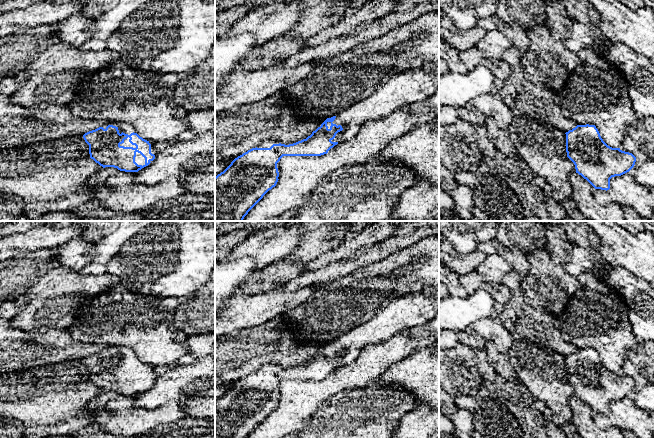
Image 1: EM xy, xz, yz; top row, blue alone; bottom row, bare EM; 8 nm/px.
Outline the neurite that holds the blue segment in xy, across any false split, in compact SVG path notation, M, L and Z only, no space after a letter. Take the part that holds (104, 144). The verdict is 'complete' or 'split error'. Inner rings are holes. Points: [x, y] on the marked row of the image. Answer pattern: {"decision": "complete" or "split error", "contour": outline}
{"decision": "split error", "contour": "M111 121L83 135L89 145L90 158L103 168L114 167L120 171L138 172L148 166L157 155L155 143L140 137L128 122Z"}

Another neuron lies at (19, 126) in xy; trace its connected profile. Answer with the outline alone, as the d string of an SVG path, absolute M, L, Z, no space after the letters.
M0 94L0 150L17 148L48 140L85 133L102 127L103 120L86 120L74 114L69 105L51 104L46 107L23 107L10 102L9 95Z

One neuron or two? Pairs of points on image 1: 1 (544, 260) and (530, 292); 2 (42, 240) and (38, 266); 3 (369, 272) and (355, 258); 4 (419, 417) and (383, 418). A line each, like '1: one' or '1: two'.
1: one
2: two
3: two
4: two

